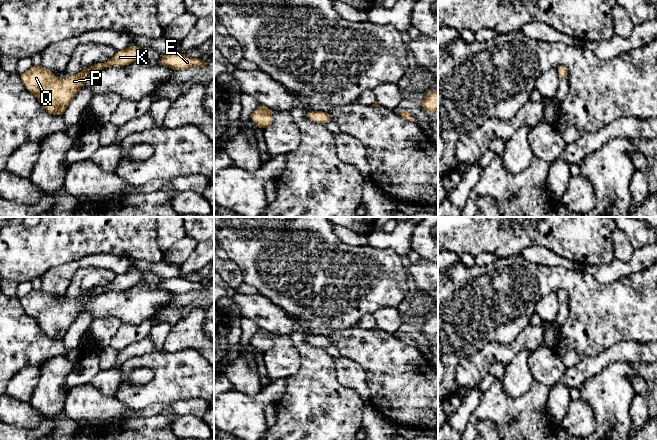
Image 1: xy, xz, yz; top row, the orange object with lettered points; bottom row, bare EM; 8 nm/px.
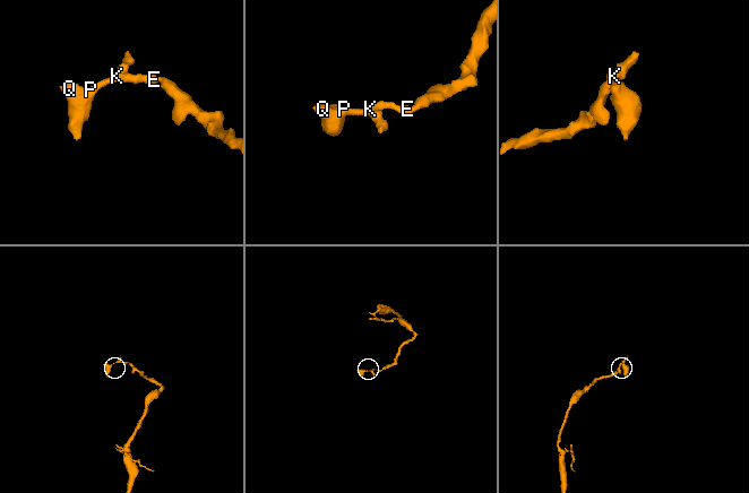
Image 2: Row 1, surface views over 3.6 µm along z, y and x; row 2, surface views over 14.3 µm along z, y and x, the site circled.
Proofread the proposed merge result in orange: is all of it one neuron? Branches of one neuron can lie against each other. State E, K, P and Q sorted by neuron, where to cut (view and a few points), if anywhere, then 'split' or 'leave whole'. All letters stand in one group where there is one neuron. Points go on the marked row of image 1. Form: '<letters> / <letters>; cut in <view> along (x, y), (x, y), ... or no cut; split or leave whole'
E K P Q; no cut; leave whole

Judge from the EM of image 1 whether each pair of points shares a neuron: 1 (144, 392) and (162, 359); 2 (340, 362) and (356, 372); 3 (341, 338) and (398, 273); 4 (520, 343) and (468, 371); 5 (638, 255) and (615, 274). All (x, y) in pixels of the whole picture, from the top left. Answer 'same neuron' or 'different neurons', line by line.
1: same neuron
2: same neuron
3: different neurons
4: same neuron
5: same neuron

